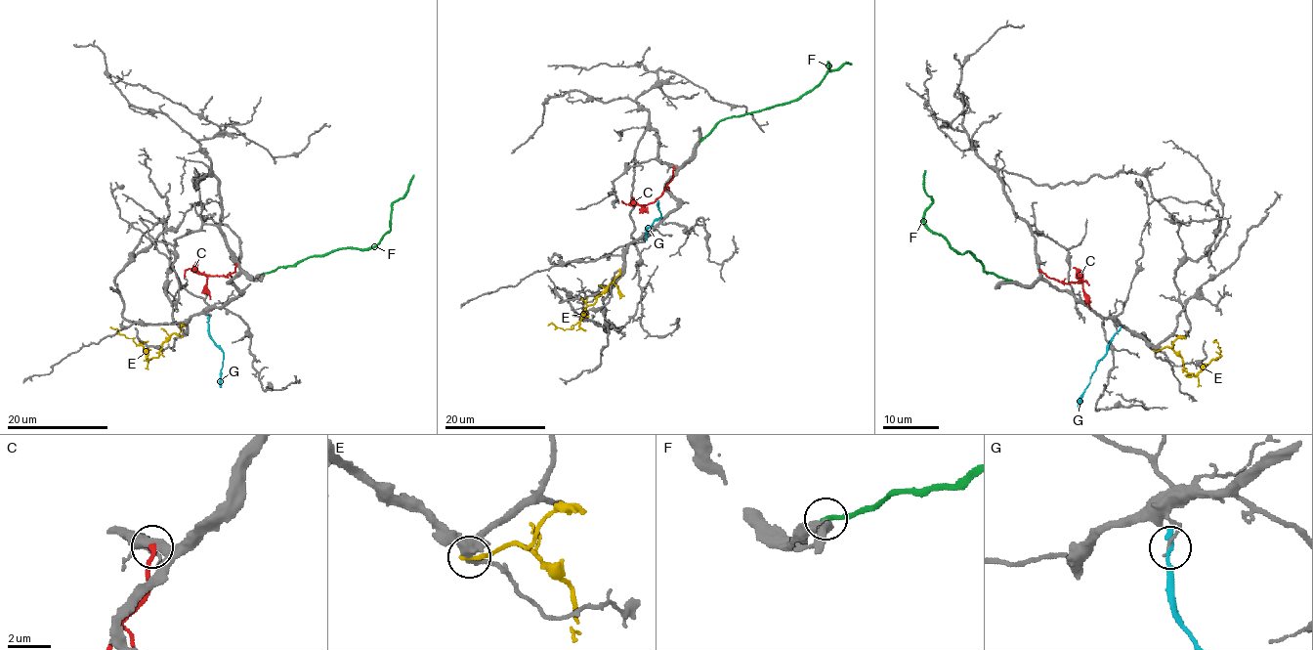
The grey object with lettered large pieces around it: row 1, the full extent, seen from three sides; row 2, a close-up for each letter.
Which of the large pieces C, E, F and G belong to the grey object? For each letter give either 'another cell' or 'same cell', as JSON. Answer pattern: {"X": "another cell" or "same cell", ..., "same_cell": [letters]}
{"C": "another cell", "E": "another cell", "F": "same cell", "G": "another cell", "same_cell": ["F"]}

